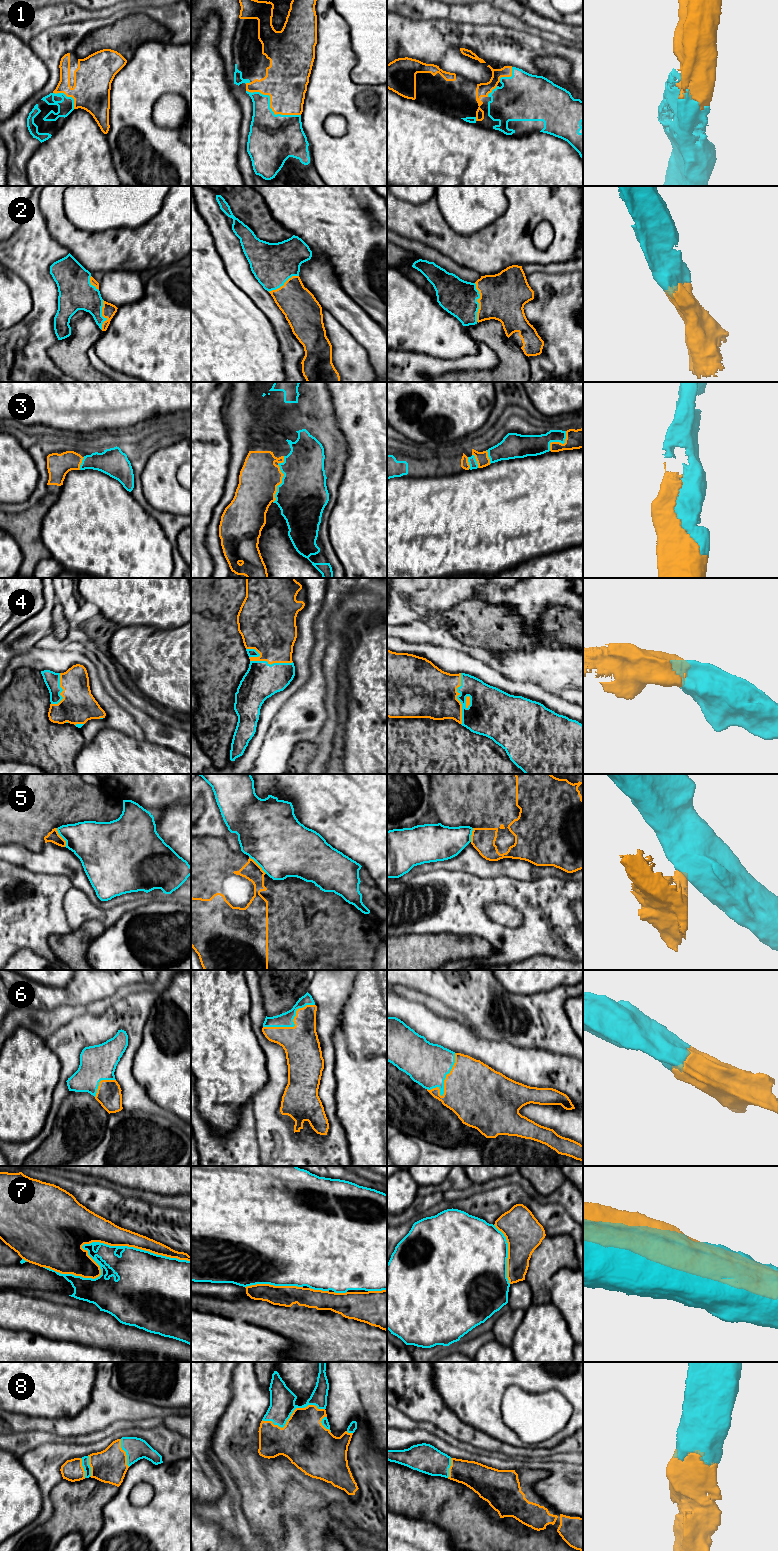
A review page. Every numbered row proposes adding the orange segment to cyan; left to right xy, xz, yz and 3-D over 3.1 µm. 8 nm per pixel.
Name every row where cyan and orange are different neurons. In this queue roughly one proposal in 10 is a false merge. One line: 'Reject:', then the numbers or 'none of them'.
Reject: 5, 7

